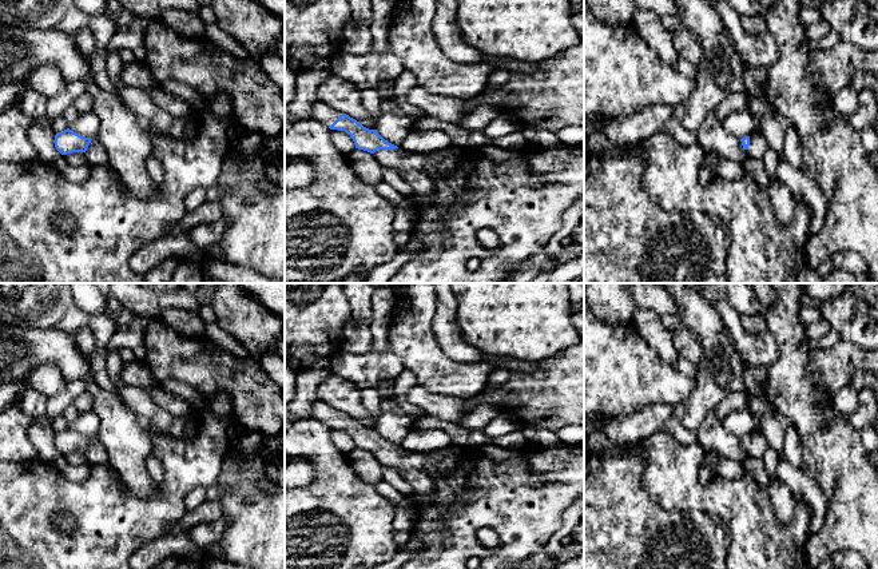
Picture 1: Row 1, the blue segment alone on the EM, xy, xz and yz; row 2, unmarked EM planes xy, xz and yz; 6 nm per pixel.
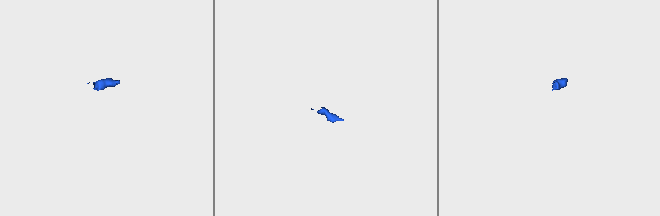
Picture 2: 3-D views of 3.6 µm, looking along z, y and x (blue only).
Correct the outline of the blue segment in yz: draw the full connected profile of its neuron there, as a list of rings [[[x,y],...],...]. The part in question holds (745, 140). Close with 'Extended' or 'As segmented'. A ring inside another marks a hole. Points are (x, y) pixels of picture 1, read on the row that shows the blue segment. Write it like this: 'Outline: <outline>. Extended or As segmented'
Outline: [[[754,131],[748,136],[740,139],[743,150],[748,156],[762,159],[766,150],[770,147],[762,132]]]. Extended

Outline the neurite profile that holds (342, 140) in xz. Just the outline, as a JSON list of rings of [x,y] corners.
[[[331,130],[331,143],[346,156],[355,150],[353,139],[345,131]]]

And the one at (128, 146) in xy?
[[[94,93],[92,111],[100,120],[98,138],[108,154],[108,164],[138,198],[151,198],[155,184],[146,168],[152,154],[150,132],[139,127],[136,115],[114,93]]]

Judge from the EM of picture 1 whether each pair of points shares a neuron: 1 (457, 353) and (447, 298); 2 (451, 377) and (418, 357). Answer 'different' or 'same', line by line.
1: same
2: same

